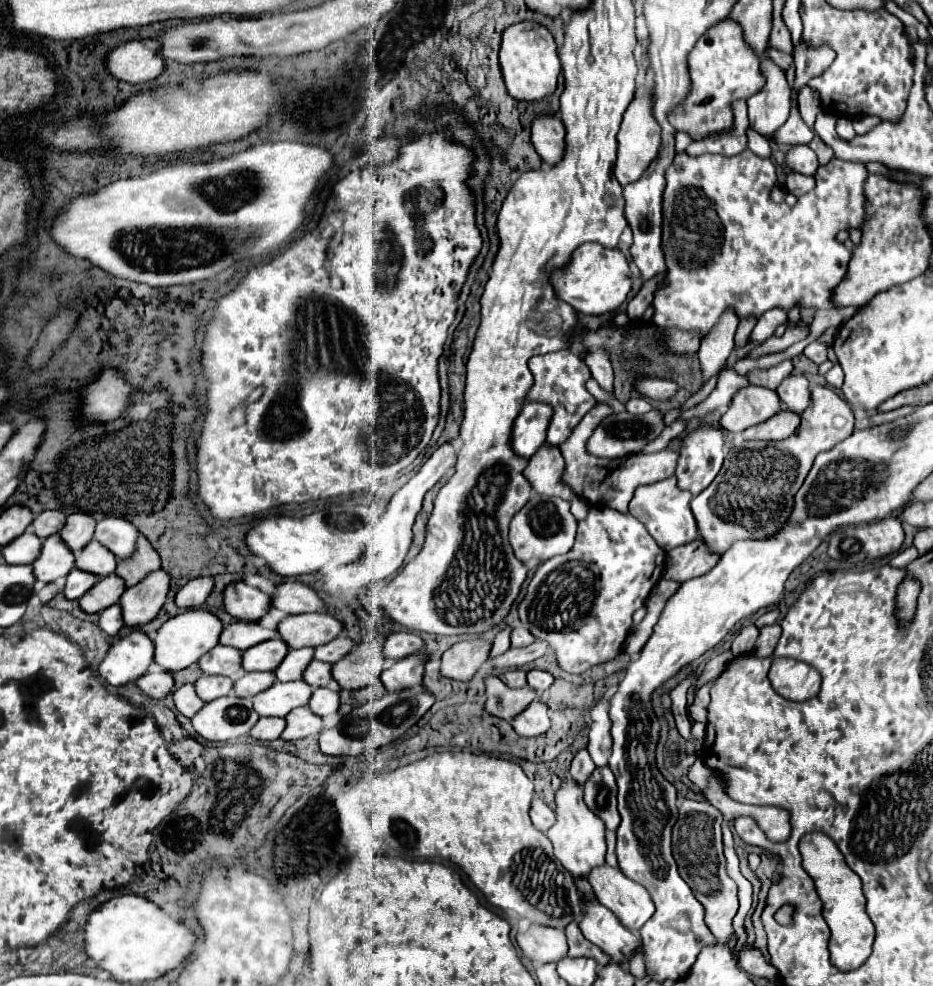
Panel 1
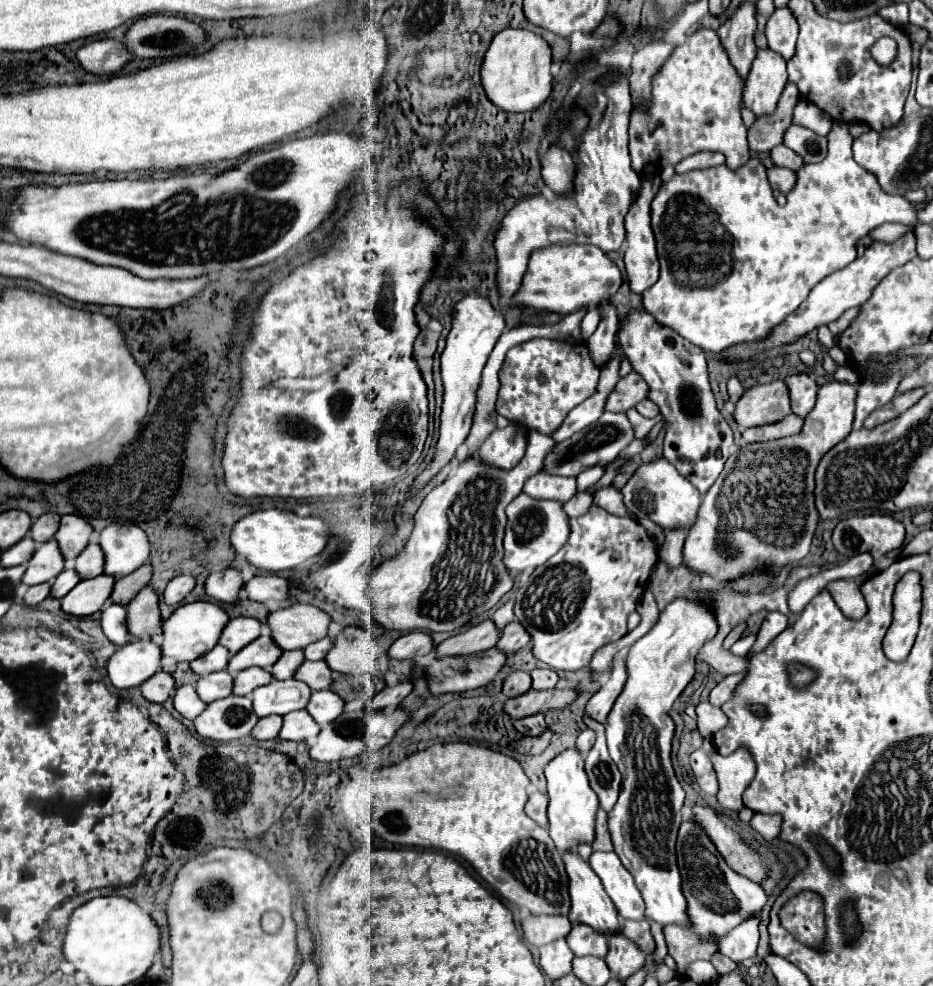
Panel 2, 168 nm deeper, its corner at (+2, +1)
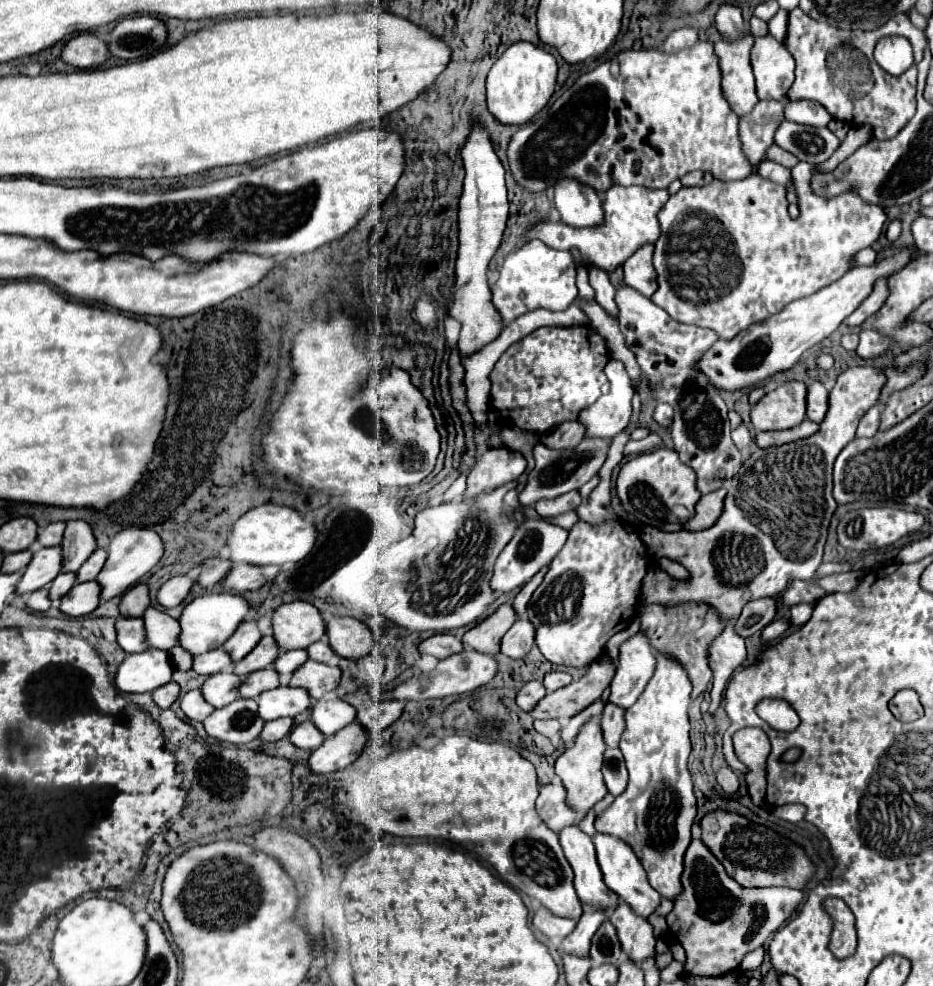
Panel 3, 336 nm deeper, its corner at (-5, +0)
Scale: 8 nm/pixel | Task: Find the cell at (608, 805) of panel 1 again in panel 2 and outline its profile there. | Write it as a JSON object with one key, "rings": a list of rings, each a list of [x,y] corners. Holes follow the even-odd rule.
{"rings":[[[586,716],[584,720],[590,720],[590,724],[586,724],[586,726],[596,732],[596,744],[592,746],[592,750],[586,756],[586,774],[590,778],[592,790],[600,798],[600,806],[606,812],[610,812],[612,806],[616,804],[616,798],[620,792],[620,772],[608,754],[604,726],[596,720],[592,720],[590,716]]]}

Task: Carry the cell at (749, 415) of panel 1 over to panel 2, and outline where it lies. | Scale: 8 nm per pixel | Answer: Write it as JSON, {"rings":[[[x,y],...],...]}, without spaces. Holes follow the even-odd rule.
{"rings":[[[776,380],[762,386],[752,386],[736,404],[734,420],[740,430],[752,426],[764,426],[780,422],[784,416],[792,414],[788,386],[784,380]]]}

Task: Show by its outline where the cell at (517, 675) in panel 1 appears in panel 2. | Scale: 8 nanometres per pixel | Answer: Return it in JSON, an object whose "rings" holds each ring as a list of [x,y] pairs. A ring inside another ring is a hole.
{"rings":[[[514,670],[514,672],[510,672],[510,676],[504,680],[502,694],[504,694],[506,698],[516,698],[516,696],[526,694],[530,688],[532,688],[532,678],[530,678],[530,674],[524,672],[524,670]]]}

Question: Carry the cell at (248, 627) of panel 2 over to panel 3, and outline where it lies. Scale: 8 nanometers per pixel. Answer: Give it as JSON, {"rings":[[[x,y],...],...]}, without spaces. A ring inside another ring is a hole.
{"rings":[[[243,621],[243,623],[237,627],[237,631],[225,641],[223,649],[231,655],[233,661],[239,661],[239,659],[243,659],[247,653],[253,651],[253,647],[259,643],[261,637],[263,637],[263,635],[261,635],[261,631],[259,631],[259,627],[257,627],[255,621]]]}

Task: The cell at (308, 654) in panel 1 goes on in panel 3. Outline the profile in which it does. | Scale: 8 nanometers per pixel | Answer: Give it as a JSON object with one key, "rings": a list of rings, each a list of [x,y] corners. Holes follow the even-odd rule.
{"rings":[[[285,651],[277,657],[277,661],[273,663],[275,671],[281,677],[281,685],[289,685],[291,681],[291,673],[295,673],[295,669],[299,669],[305,661],[307,661],[307,653],[305,651]]]}

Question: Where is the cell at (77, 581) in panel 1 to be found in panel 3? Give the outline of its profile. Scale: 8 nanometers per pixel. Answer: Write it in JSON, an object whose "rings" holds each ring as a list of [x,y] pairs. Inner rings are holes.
{"rings":[[[59,573],[53,581],[51,581],[51,589],[49,589],[49,597],[51,601],[57,601],[61,597],[67,595],[67,591],[71,591],[71,587],[75,585],[75,573]]]}

